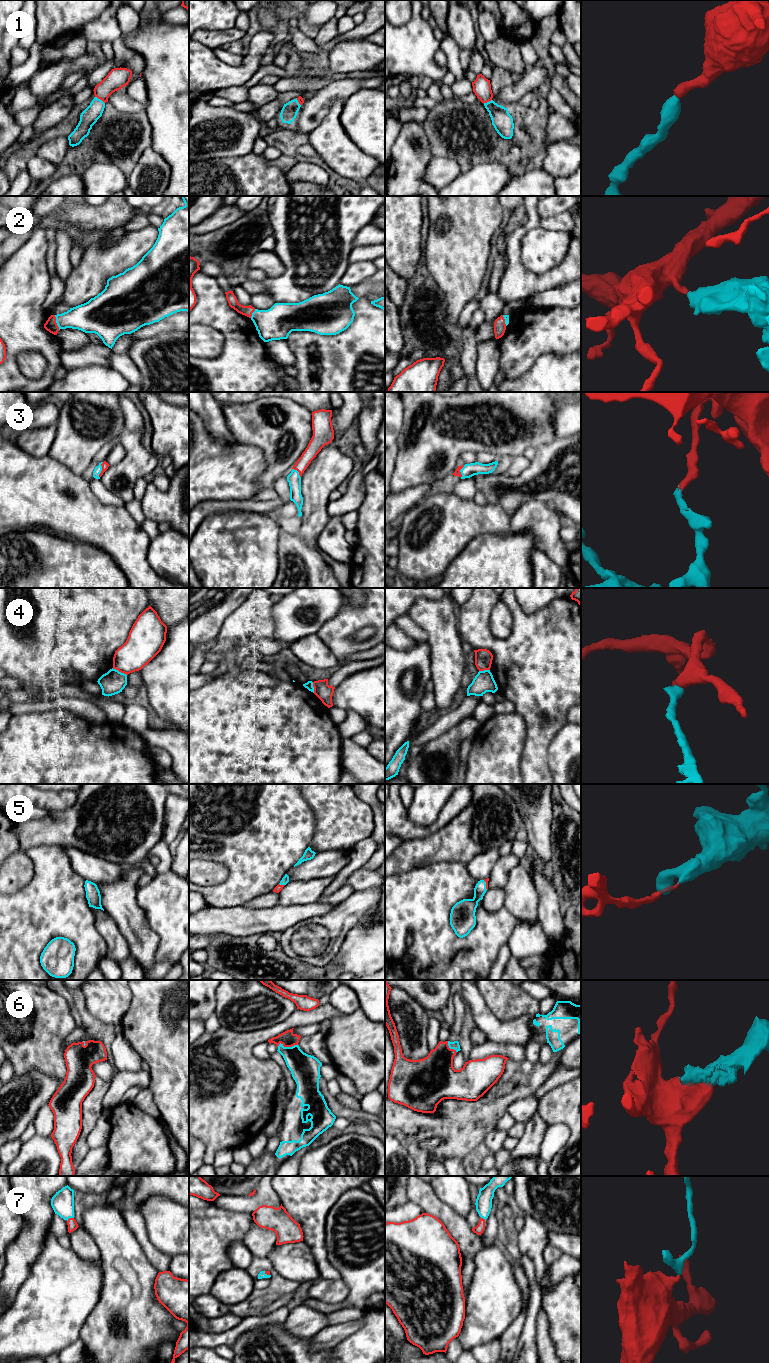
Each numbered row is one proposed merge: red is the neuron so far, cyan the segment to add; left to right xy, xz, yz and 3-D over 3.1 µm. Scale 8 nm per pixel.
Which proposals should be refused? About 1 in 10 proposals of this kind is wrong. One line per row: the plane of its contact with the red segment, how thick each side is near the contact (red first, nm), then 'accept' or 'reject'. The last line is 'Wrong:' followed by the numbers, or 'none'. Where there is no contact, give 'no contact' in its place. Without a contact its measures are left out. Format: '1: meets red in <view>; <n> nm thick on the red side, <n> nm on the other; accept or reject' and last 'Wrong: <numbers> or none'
1: meets red in xy; 160 nm thick on the red side, 140 nm on the other; accept
2: meets red in xy; 90 nm thick on the red side, 220 nm on the other; accept
3: meets red in xy; 60 nm thick on the red side, 60 nm on the other; accept
4: meets red in xy; 260 nm thick on the red side, 190 nm on the other; reject
5: meets red in xz; 60 nm thick on the red side, 60 nm on the other; accept
6: meets red in xz; 120 nm thick on the red side, 240 nm on the other; accept
7: meets red in xy; 80 nm thick on the red side, 180 nm on the other; accept
Wrong: 4

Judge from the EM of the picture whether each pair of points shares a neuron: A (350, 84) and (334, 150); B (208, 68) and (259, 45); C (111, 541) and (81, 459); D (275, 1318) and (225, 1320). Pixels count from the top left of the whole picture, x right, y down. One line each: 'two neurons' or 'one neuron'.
A: two neurons
B: one neuron
C: two neurons
D: two neurons

